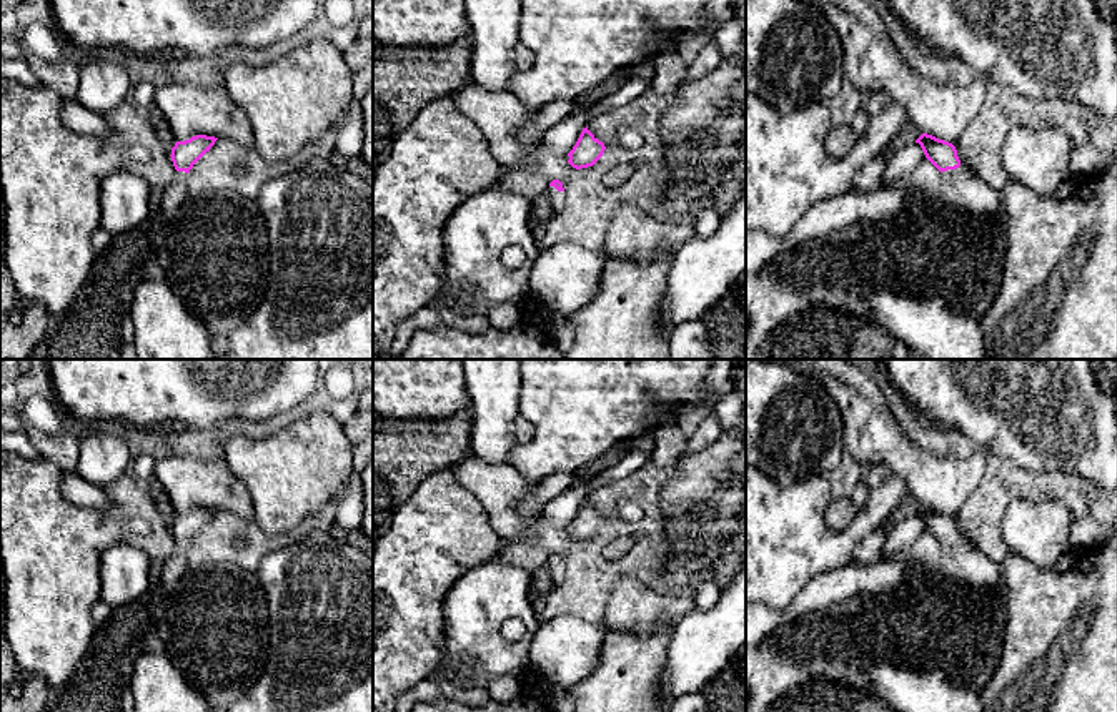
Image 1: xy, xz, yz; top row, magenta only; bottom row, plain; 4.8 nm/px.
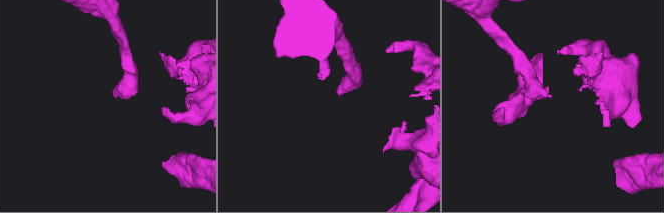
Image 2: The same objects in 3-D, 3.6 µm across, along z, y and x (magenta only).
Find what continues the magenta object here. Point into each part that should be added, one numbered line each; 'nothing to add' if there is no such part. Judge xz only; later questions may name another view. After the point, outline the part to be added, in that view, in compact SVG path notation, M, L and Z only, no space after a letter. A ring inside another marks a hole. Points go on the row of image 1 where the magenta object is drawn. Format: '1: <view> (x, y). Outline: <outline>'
1: xz (556, 198). Outline: M548 186L546 195L551 201L553 211L561 211L564 206L564 191L558 191L554 186Z

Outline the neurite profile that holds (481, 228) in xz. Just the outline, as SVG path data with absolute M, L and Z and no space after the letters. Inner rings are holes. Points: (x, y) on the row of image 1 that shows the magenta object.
M503 181L478 191L464 201L444 226L444 273L439 298L443 301L458 298L468 286L473 291L468 313L484 316L488 316L496 304L506 301L523 304L531 294L528 278L539 251L539 243L531 233L529 213L531 201L504 188ZM509 246L518 246L524 253L524 261L516 269L508 269L501 263L501 253Z

